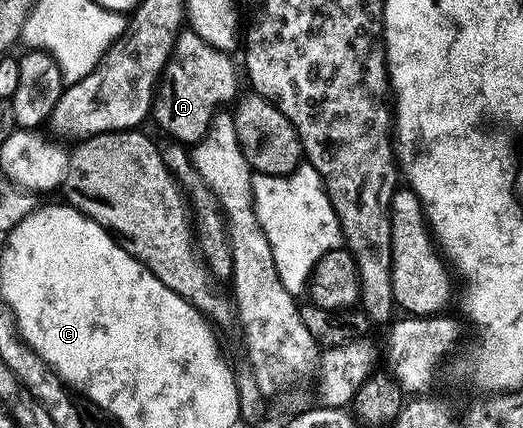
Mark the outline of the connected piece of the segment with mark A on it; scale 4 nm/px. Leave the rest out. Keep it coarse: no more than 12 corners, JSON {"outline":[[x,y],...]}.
{"outline":[[180,28],[150,116],[179,141],[234,102],[232,59]]}

